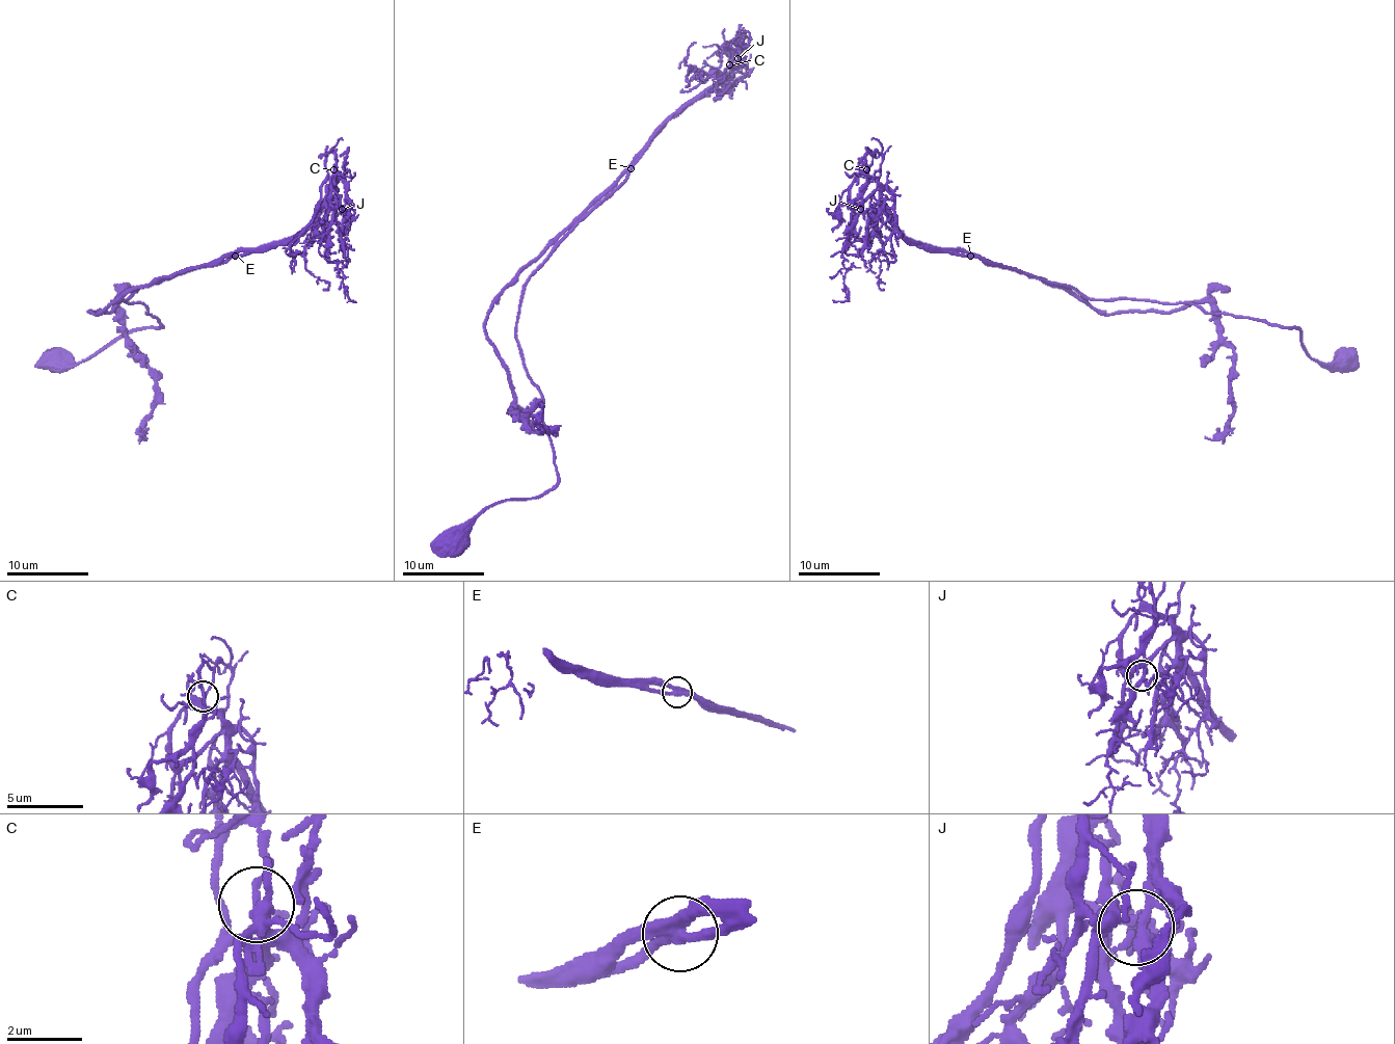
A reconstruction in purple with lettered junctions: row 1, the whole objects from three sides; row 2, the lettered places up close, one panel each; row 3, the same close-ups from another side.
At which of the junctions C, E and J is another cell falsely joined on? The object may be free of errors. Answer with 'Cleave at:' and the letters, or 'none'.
Cleave at: none

